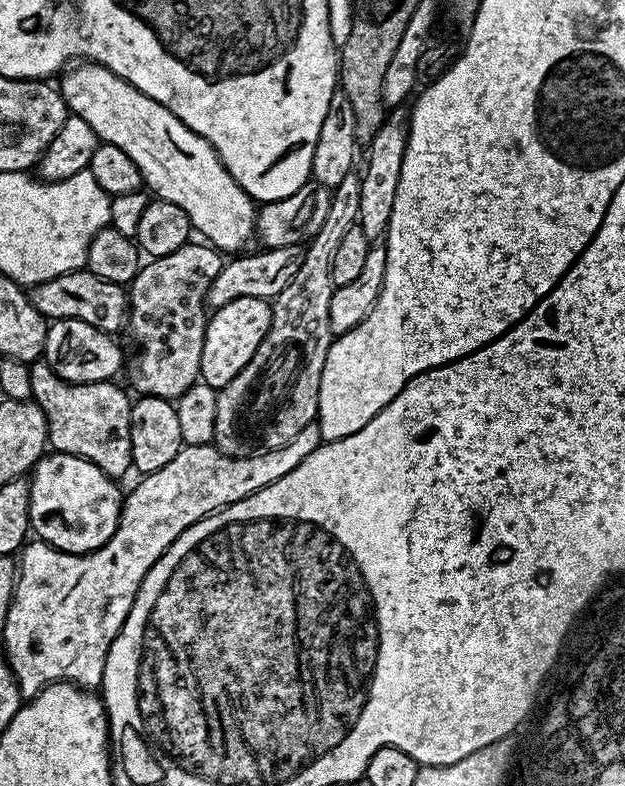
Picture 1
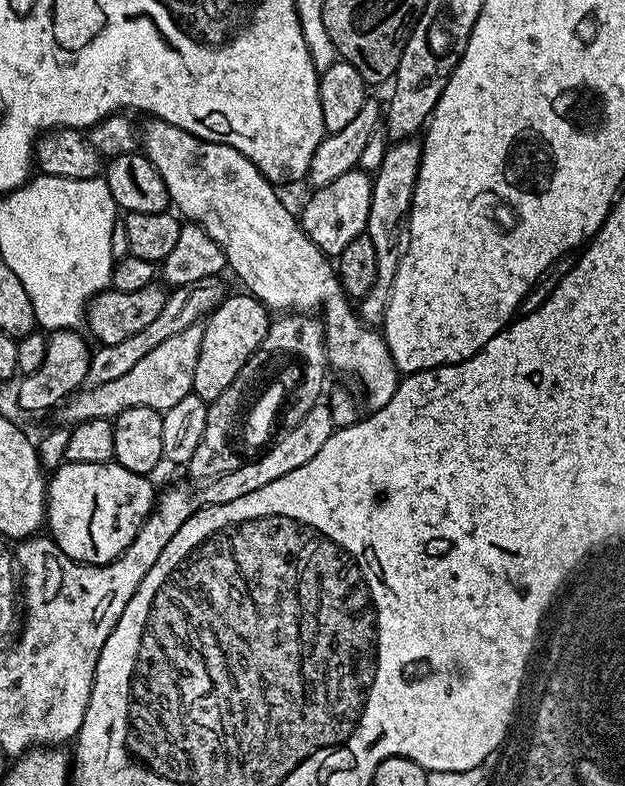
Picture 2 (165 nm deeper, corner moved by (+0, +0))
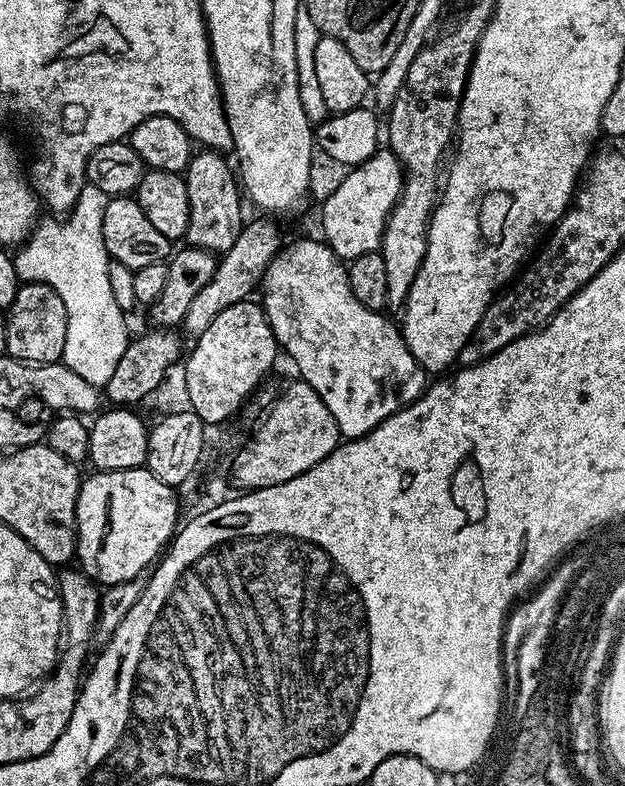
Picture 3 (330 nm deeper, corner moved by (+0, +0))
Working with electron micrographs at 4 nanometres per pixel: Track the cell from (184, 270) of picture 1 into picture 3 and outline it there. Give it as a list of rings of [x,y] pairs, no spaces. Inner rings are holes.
[[[216,150],[197,151],[183,173],[186,195],[190,197],[187,243],[193,248],[201,248],[213,254],[223,254],[230,250],[230,246],[238,242],[238,234],[246,223],[244,212],[240,209],[242,192],[238,187],[237,173],[233,165],[228,165],[220,156],[223,155]]]

